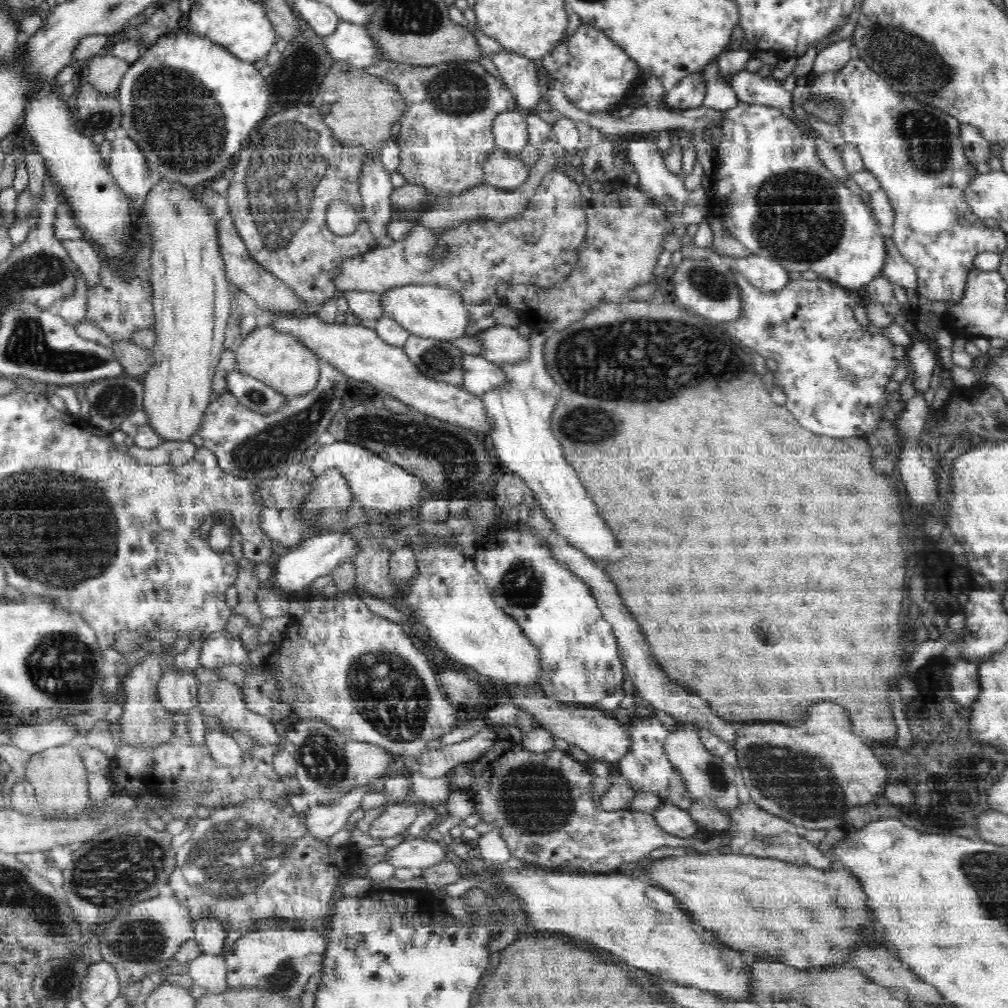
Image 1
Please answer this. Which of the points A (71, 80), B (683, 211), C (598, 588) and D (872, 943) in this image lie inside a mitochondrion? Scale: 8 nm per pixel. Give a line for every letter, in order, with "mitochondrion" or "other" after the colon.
A: other
B: other
C: other
D: other

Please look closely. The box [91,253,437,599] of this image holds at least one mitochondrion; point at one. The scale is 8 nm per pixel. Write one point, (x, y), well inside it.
(271, 447)

